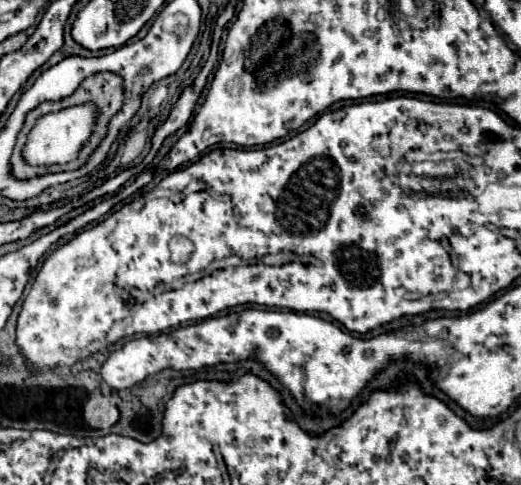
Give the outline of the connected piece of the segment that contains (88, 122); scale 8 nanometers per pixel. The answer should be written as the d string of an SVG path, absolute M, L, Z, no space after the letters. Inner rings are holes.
M85 103L85 105L69 107L69 109L41 117L27 137L23 157L31 165L53 165L53 163L67 163L67 161L75 159L79 149L83 147L83 143L87 141L87 137L93 131L95 115L97 115L95 107L91 103Z

